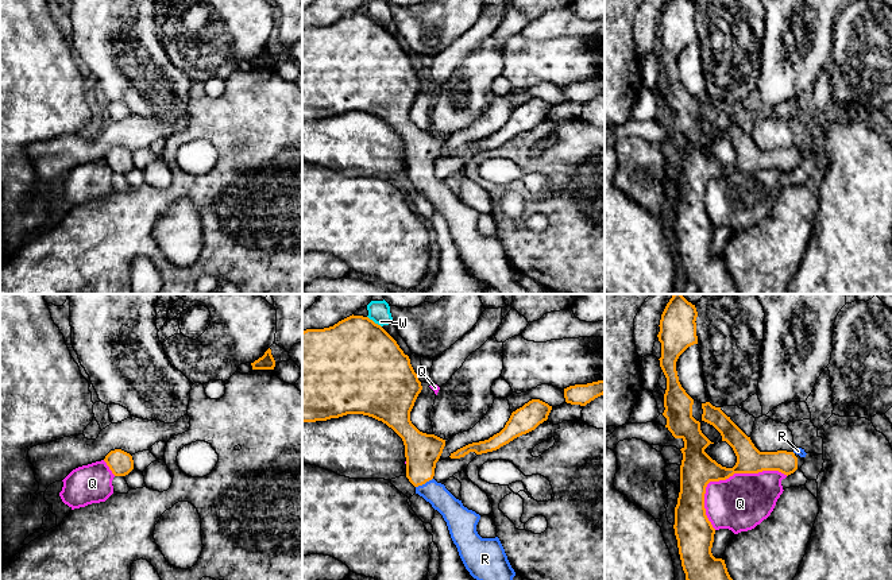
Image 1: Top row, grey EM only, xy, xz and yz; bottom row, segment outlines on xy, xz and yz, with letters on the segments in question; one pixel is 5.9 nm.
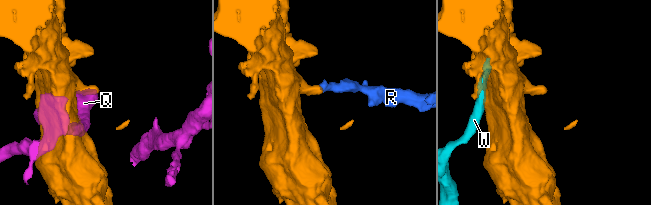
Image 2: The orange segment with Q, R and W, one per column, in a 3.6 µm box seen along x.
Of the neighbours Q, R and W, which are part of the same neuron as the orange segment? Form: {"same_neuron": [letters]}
{"same_neuron": ["R"]}

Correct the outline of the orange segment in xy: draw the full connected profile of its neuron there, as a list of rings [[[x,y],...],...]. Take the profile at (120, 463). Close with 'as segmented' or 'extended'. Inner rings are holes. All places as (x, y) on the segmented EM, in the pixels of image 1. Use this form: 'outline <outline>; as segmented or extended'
outline [[[121,449],[111,451],[104,461],[115,476],[126,476],[134,469],[132,456]]]; as segmented

